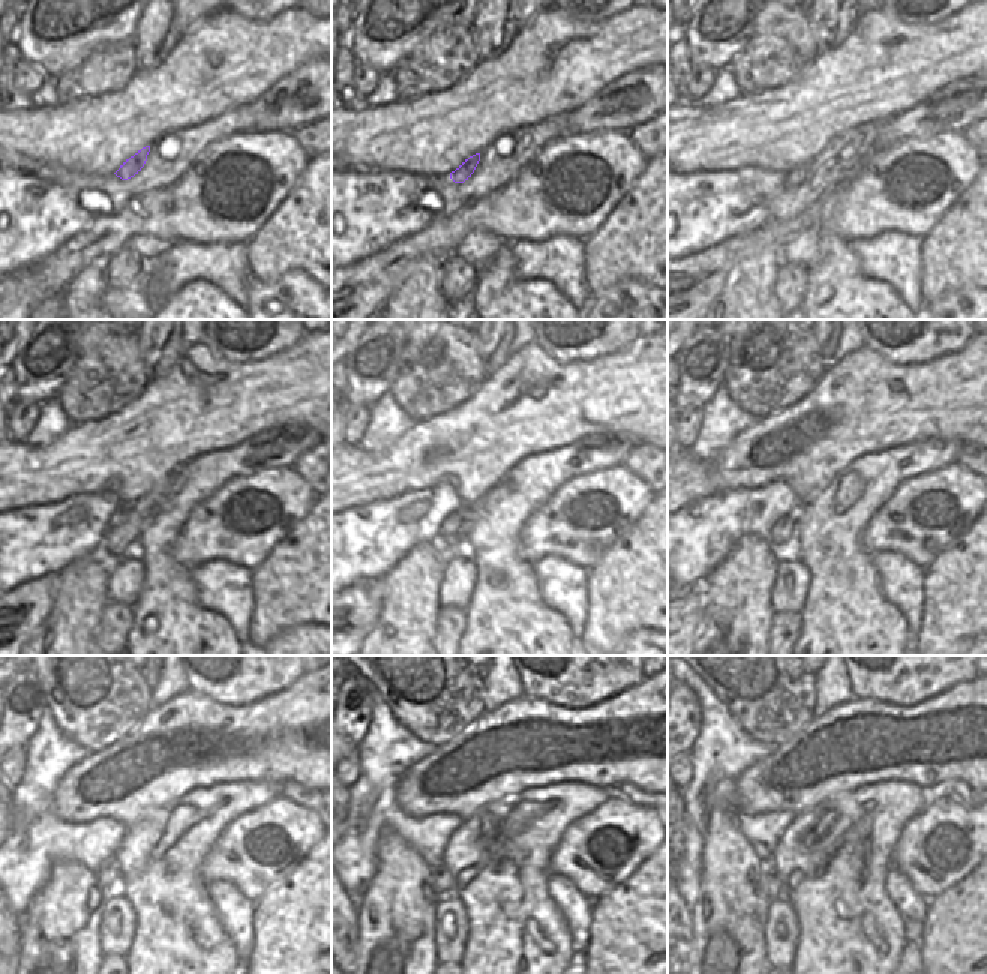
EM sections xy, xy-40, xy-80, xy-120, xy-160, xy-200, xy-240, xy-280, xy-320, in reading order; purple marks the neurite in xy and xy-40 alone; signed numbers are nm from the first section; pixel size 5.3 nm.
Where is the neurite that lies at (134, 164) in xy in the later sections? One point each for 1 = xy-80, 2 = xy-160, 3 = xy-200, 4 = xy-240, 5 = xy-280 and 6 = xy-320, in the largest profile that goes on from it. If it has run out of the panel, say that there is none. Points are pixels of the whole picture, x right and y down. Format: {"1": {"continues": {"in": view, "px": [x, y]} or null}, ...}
{"1": {"continues": {"in": "xy-80", "px": [797, 174]}}, "2": {"continues": {"in": "xy-160", "px": [449, 527]}}, "3": {"continues": {"in": "xy-200", "px": [783, 529]}}, "4": {"continues": {"in": "xy-240", "px": [108, 871]}}, "5": {"continues": {"in": "xy-280", "px": [441, 880]}}, "6": {"continues": {"in": "xy-320", "px": [771, 881]}}}

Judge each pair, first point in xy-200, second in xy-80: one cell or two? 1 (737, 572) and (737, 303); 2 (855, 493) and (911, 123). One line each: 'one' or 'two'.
1: one
2: one

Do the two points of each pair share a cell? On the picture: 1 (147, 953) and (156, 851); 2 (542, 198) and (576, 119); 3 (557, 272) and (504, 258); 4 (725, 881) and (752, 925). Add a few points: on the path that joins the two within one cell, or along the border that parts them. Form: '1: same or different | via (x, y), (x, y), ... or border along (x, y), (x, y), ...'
1: same | via (156, 928), (156, 877)
2: different | border along (603, 131), (564, 135)
3: different | border along (509, 243), (513, 273), (545, 281)
4: same | via (731, 892), (731, 904), (741, 914)

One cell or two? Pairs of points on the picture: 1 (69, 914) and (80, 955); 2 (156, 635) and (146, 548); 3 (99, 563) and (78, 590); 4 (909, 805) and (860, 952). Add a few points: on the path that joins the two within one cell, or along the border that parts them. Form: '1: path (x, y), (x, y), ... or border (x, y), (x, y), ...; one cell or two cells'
1: path (69, 925), (72, 944); one cell
2: path (156, 614), (156, 569); one cell
3: path (93, 569), (81, 584); one cell
4: path (875, 841), (867, 884), (866, 916); one cell

